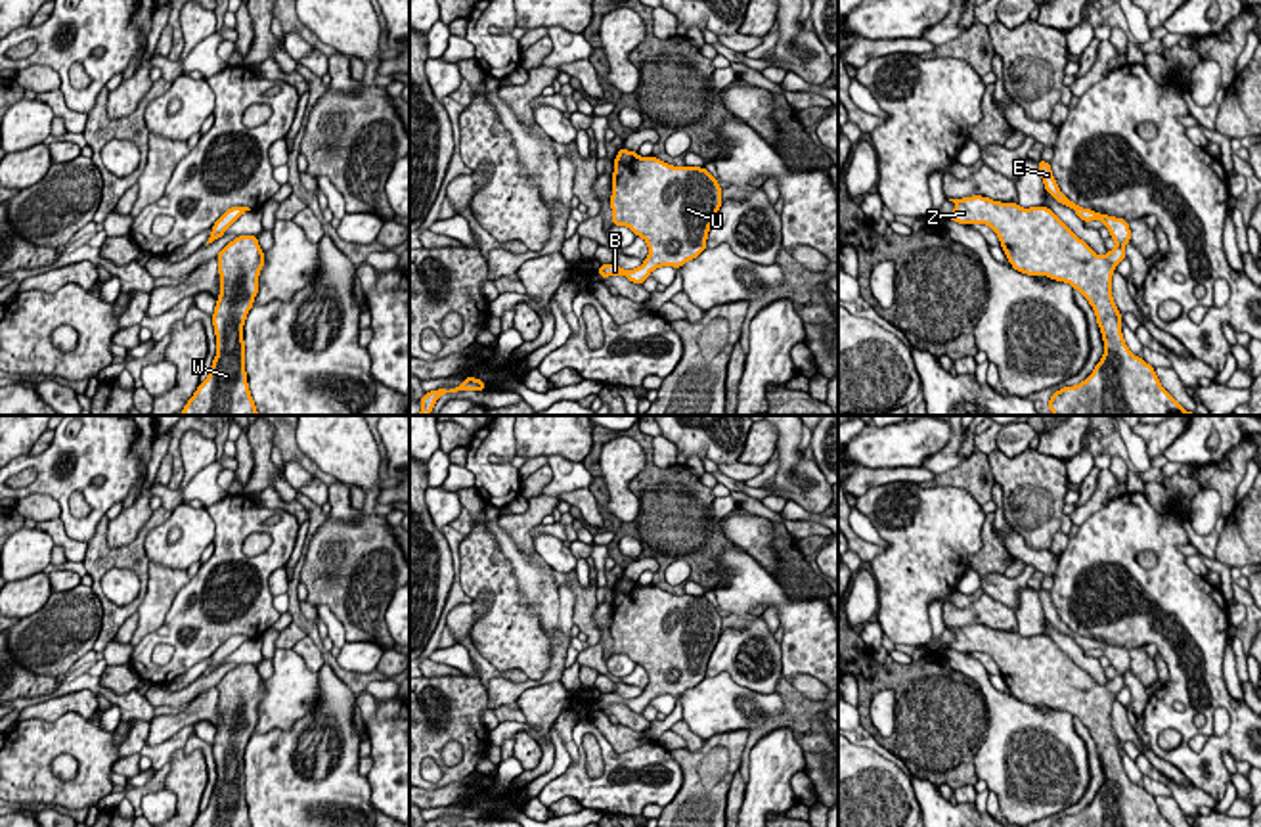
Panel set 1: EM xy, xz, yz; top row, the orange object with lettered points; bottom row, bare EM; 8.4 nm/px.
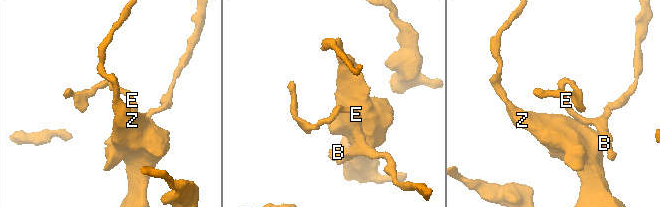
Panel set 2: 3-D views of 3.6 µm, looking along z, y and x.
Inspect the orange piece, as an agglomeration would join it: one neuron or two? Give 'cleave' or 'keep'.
keep

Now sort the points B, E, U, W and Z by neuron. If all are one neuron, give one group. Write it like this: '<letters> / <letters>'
B E U W Z

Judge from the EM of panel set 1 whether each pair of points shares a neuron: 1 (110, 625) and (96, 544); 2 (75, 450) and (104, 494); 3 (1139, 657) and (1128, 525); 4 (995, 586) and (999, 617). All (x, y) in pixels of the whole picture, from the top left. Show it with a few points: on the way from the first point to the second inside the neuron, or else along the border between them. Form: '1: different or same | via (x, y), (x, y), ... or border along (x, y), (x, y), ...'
1: same | via (106, 605), (96, 588), (96, 563)
2: same | via (77, 464), (77, 475), (90, 489)
3: different | border along (1143, 646), (1129, 651)
4: different | border along (984, 592), (1015, 611)

